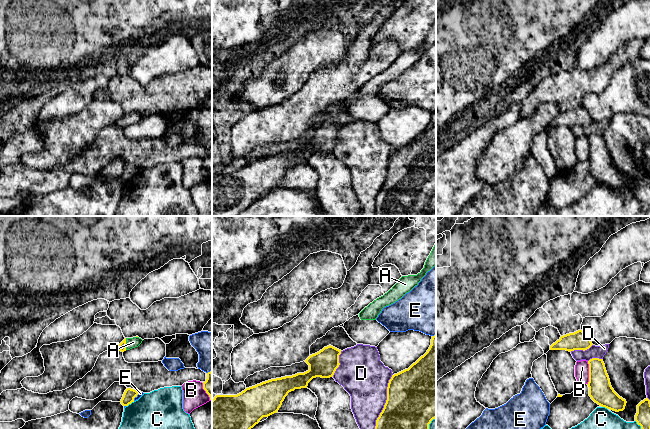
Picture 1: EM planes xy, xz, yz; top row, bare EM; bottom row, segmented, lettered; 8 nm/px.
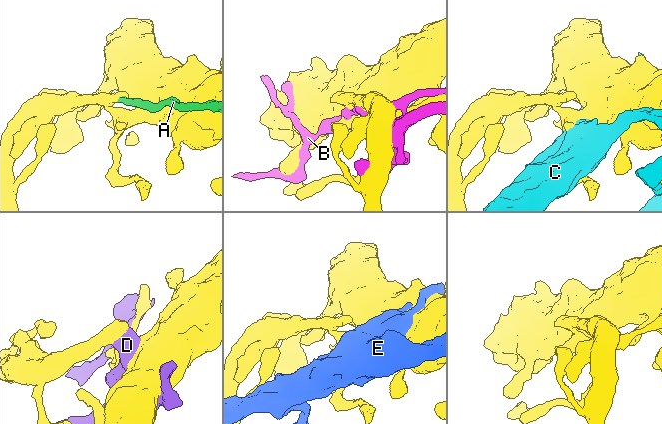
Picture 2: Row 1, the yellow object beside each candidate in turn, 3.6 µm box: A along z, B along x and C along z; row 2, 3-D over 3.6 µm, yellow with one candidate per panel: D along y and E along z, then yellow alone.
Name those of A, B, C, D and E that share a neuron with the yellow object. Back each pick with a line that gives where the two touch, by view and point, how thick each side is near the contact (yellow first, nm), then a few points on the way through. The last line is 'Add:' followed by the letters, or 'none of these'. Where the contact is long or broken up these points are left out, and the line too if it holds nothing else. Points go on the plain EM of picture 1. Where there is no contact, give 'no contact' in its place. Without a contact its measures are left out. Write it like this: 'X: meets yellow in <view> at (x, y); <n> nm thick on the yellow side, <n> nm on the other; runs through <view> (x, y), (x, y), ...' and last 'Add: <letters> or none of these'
A: meets yellow in xy at (125, 120); 70 nm thick on the yellow side, 80 nm on the other
D: meets yellow in xz at (384, 183); 440 nm thick on the yellow side, 340 nm on the other
Add: A, D

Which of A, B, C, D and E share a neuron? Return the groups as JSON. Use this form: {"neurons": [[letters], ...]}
{"neurons": [["A", "D"], ["B"], ["C"], ["E"]]}

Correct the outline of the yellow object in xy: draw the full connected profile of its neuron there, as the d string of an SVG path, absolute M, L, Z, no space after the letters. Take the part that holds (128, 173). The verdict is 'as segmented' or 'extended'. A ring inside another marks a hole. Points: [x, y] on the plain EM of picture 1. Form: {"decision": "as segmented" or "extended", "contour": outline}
{"decision": "as segmented", "contour": "M127 164L120 178L123 182L128 182L132 178L134 178L134 174L137 173L137 171L138 168L136 166Z"}

